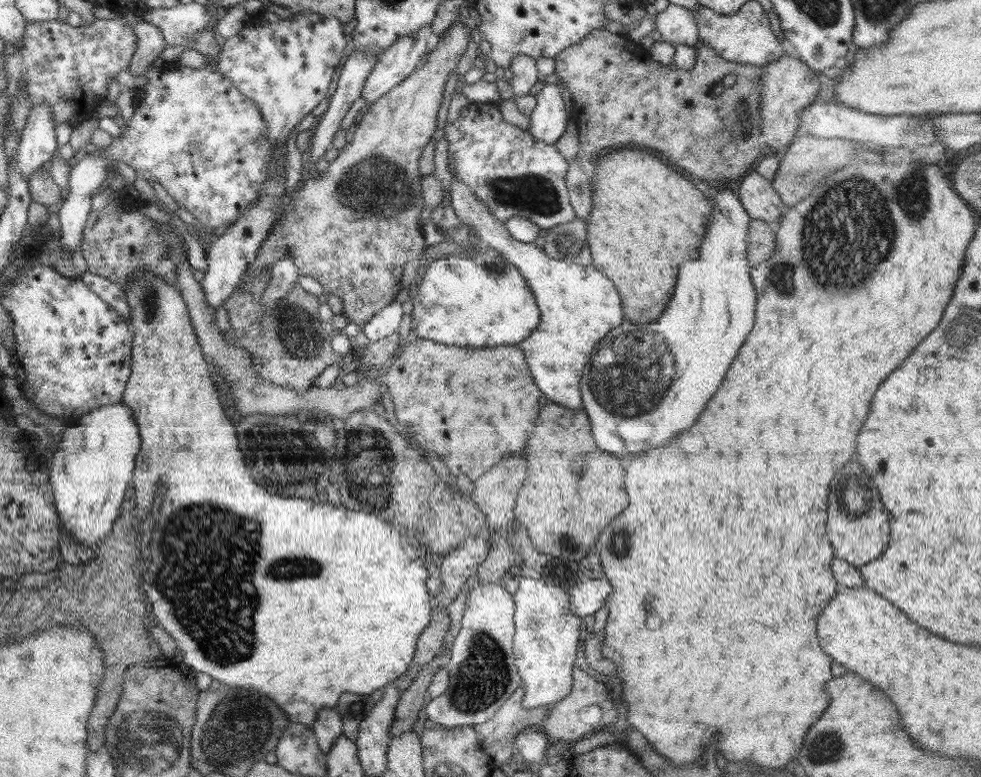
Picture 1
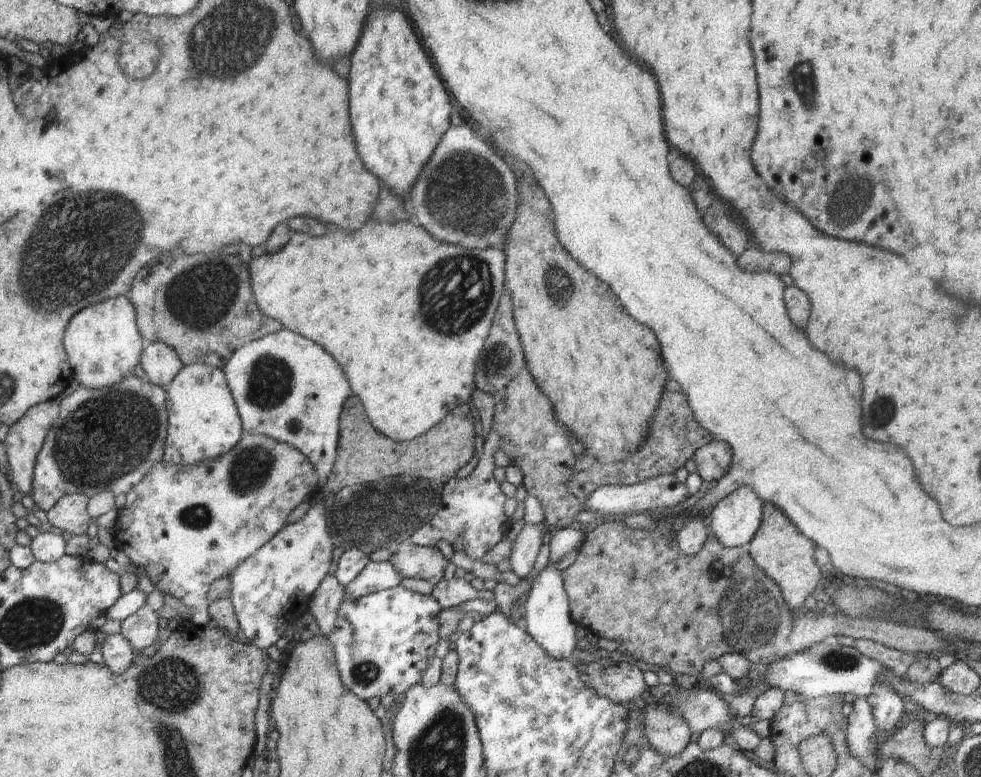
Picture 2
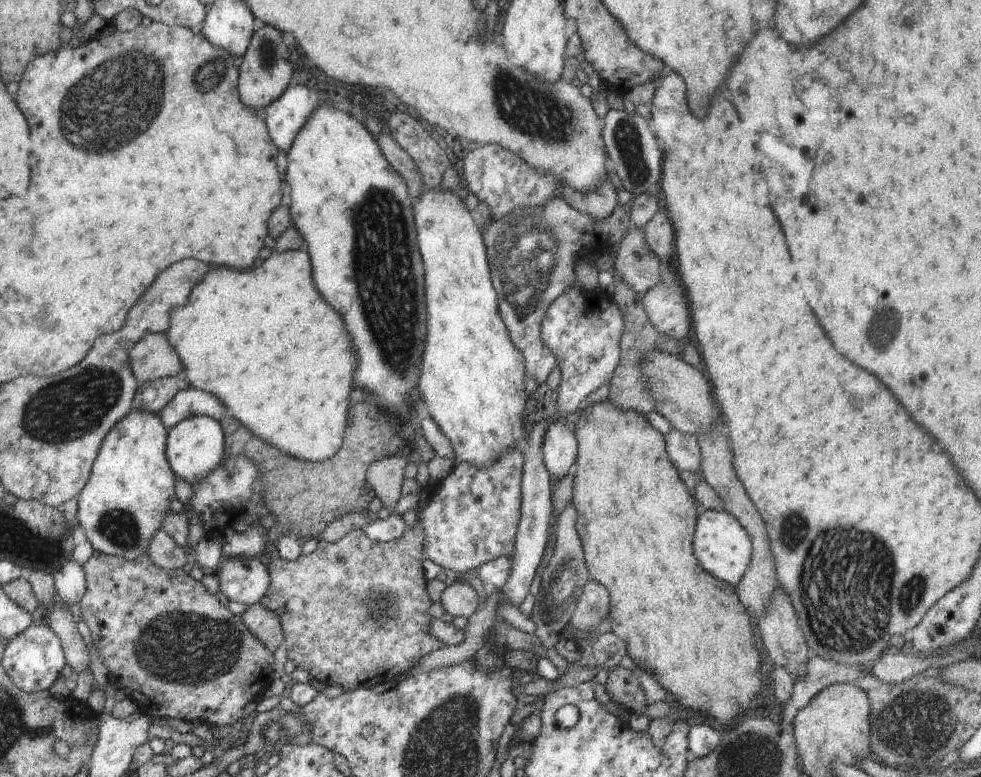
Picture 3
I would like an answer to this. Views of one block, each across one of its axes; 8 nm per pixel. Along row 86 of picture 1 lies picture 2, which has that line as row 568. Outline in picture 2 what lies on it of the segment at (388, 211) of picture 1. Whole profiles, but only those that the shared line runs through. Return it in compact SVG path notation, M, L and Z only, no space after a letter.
M408 543L400 544L388 560L402 579L422 579L433 585L443 579L444 569L450 563L438 546L421 547Z

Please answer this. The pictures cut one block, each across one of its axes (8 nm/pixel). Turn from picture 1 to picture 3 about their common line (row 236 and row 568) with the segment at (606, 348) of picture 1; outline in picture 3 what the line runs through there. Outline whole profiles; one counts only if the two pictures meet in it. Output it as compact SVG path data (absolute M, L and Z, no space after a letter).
M706 510L697 516L694 536L694 554L702 568L728 585L737 585L751 561L753 549L747 530L726 511Z

